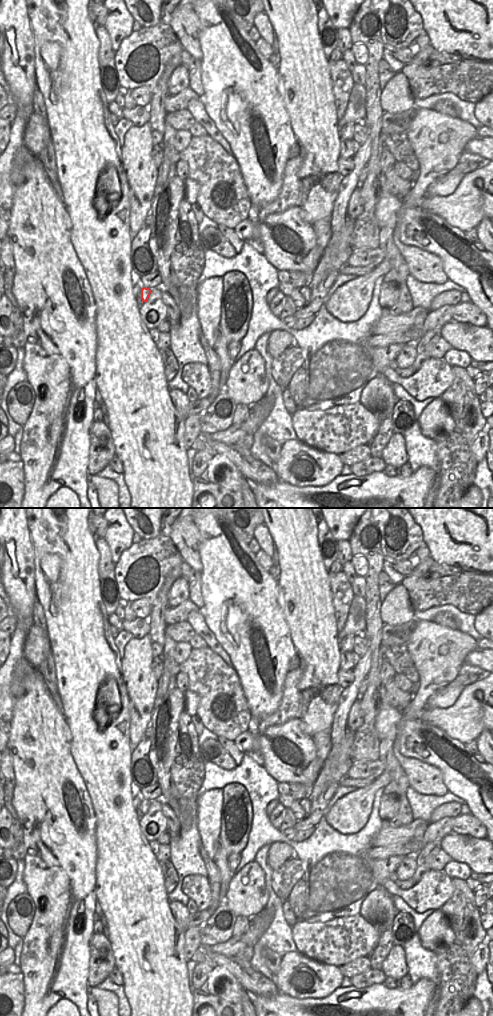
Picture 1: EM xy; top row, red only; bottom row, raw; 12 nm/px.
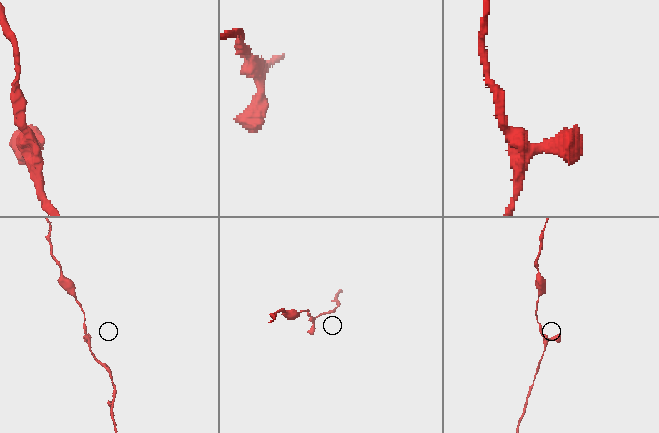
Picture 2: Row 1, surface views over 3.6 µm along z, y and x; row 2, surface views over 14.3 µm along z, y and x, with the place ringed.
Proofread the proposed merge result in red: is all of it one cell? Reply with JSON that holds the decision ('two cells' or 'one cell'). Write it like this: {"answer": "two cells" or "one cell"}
{"answer": "one cell"}

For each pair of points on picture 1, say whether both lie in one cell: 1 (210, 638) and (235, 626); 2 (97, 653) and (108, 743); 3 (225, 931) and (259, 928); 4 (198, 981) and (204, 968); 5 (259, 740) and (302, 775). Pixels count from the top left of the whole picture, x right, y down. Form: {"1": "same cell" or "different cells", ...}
{"1": "different cells", "2": "same cell", "3": "different cells", "4": "same cell", "5": "same cell"}

